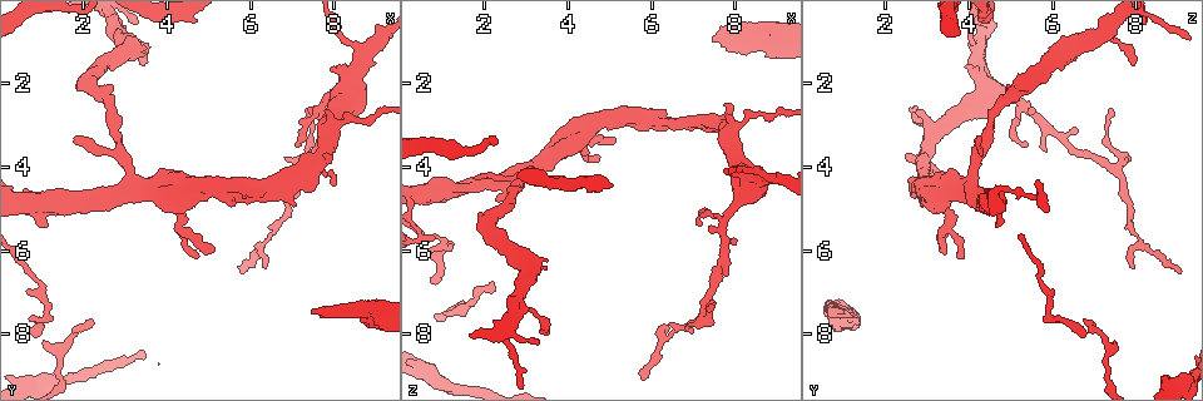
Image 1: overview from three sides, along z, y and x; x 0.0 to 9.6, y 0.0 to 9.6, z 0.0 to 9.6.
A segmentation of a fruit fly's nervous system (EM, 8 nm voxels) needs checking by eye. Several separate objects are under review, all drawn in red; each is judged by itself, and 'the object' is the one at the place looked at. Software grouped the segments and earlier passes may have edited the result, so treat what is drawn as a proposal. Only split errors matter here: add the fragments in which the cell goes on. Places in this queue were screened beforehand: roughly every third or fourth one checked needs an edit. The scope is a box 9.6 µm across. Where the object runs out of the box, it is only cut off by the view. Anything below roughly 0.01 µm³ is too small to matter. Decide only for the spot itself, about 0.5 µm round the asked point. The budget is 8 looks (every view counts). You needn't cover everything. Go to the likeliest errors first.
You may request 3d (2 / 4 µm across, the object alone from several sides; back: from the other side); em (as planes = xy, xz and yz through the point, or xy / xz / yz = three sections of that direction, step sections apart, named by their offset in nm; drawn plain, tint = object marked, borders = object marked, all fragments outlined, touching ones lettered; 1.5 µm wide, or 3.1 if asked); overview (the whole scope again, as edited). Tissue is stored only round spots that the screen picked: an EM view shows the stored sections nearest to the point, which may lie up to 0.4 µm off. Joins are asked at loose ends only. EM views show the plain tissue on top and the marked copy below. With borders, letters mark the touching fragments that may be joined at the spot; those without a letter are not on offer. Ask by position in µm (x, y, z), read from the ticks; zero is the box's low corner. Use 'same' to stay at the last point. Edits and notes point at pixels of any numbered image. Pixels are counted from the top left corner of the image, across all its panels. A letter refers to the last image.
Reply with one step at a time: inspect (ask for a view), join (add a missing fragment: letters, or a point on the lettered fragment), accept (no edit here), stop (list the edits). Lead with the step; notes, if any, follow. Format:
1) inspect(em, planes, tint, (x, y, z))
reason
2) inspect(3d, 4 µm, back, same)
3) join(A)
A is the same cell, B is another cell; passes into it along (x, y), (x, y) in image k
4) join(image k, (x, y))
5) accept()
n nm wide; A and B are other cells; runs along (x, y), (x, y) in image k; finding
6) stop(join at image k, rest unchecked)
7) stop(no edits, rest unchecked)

inspect(em, xy, step 4, tint, (6.35, 6.35, 8.00))
free end

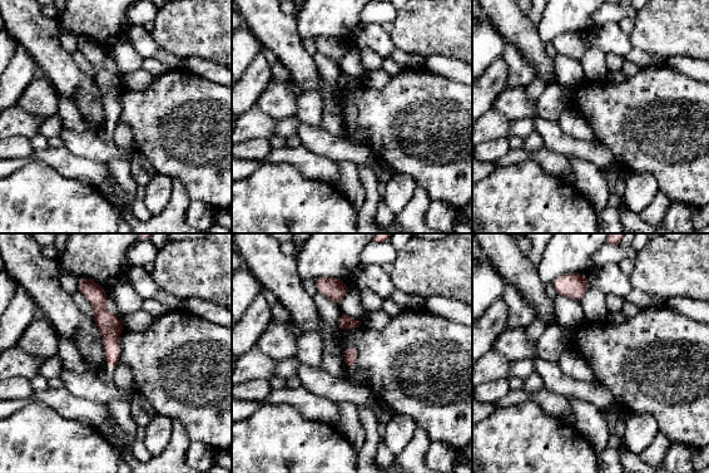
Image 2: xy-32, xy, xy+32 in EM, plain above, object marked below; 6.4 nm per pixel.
inspect(em, planes, borders, same)

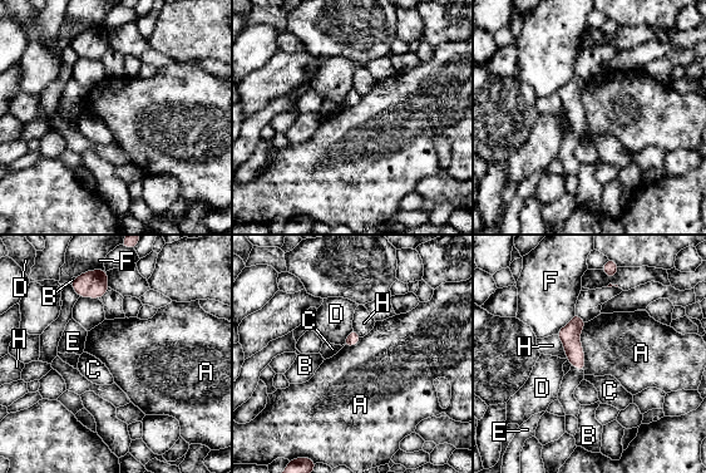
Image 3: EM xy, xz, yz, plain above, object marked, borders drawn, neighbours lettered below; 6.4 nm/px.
accept()
80 nm wide; A, B, C, D, E, F and H are other cells; border along (586, 323), (581, 333), (583, 370) in image 3; none of them fits

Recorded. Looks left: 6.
inspect(em, yz, step 8, borders, (7.75, 2.65, 2.75))
branch stops here

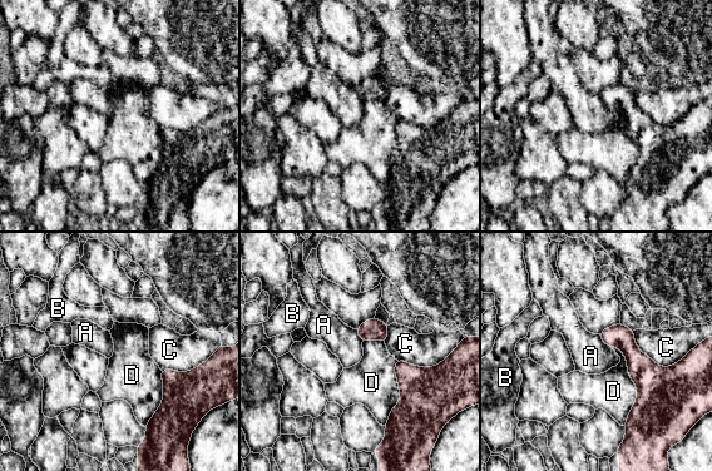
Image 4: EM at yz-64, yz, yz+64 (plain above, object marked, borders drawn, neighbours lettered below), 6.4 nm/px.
inspect(em, xy, step 8, borders, same)

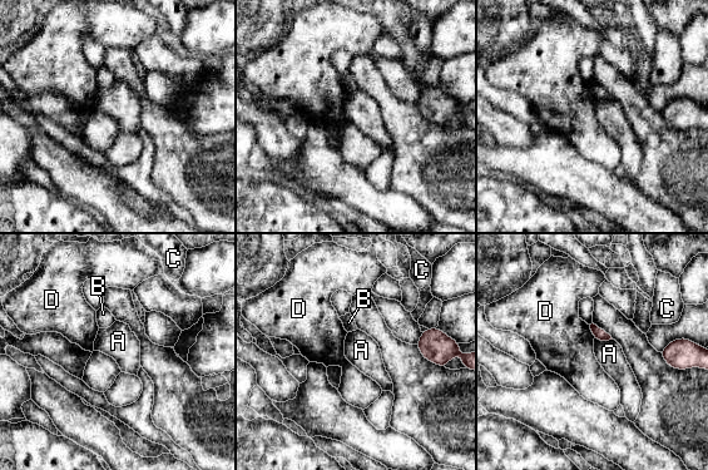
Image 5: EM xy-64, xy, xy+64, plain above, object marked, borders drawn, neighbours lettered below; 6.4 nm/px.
accept()
A, B, C and D are other cells; border along (589, 325), (594, 337) in image 5; no lettered fragment goes on from it

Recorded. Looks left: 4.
inspect(3d, 2 µm, (7.25, 2.60, 7.35))
tapers out

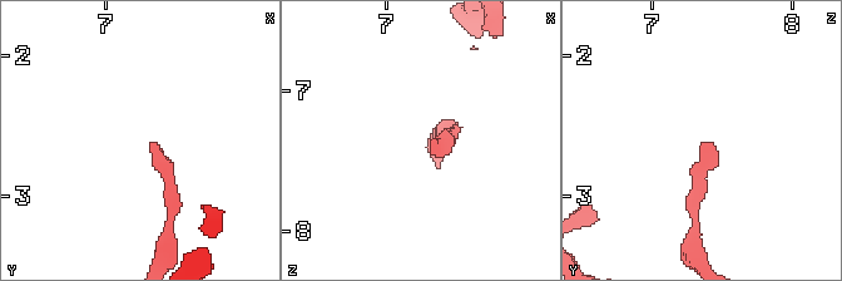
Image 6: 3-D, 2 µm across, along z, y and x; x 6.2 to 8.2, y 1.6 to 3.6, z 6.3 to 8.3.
inspect(em, planes, tint, (7.32, 2.60, 7.36))
shape alone is not enough

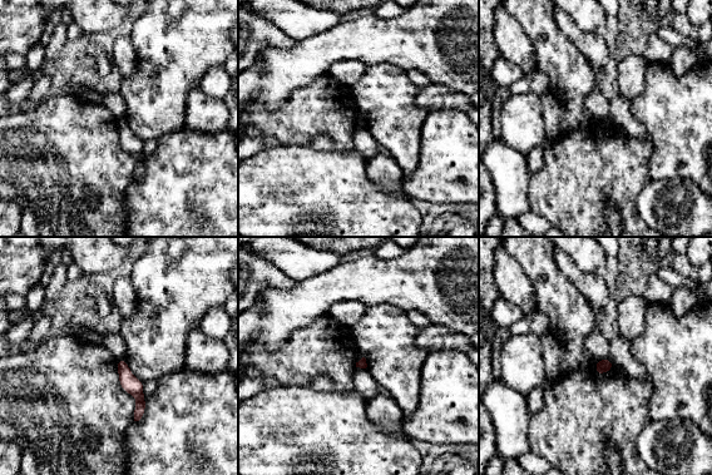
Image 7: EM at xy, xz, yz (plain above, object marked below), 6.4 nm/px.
inspect(em, planes, borders, same)
what lies round it

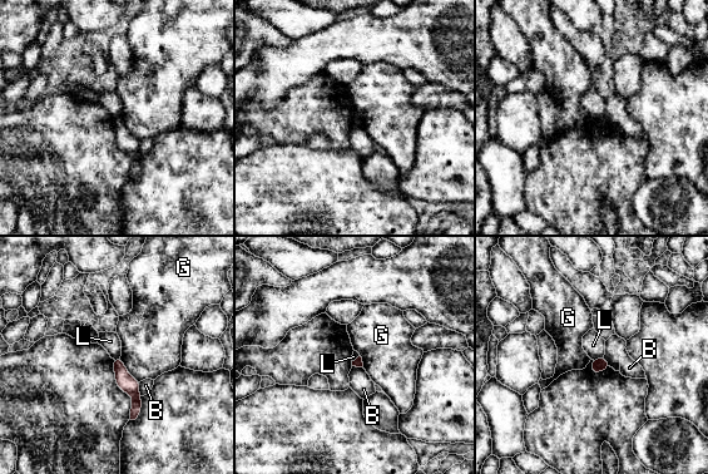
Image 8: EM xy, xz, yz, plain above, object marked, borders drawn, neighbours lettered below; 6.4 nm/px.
accept()
B, G and L are other cells; runs along (115, 361), (135, 396), (133, 415) in image 8; no lettered fragment goes on from it

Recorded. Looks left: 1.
stop(no edits, rest unchecked)

